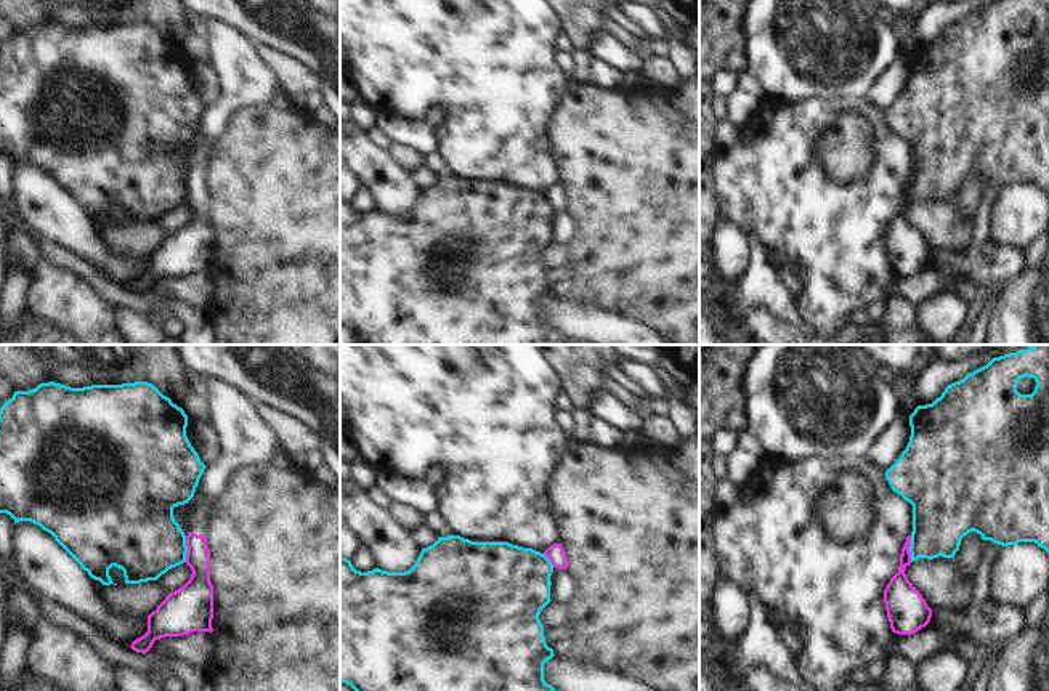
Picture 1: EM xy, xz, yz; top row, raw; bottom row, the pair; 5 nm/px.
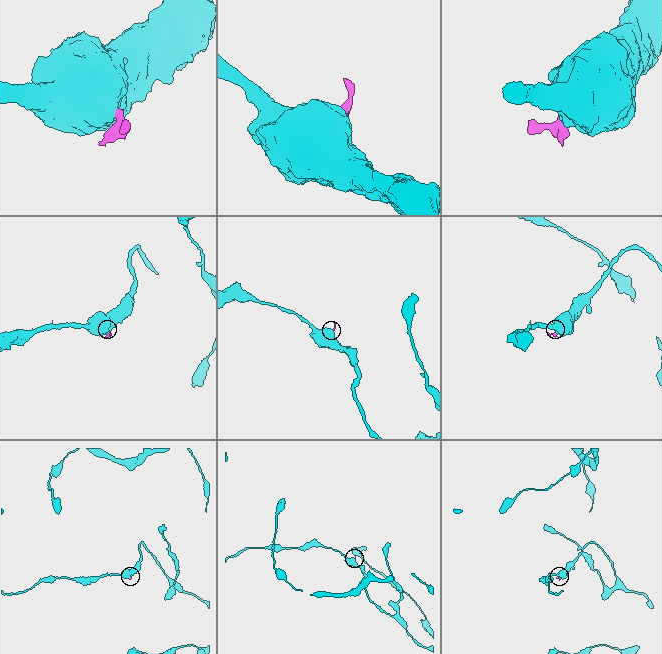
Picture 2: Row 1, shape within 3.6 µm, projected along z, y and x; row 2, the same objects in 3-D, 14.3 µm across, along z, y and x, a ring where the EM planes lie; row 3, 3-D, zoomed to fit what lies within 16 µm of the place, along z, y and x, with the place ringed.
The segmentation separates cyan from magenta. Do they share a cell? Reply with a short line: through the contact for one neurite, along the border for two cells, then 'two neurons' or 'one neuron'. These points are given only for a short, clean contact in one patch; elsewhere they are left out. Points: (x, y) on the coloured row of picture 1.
line xy (186, 536), (186, 558), (183, 561); two neurons

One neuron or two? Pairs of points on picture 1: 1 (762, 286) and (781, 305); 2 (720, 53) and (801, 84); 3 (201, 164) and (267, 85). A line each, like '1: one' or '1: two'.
1: one
2: two
3: one

